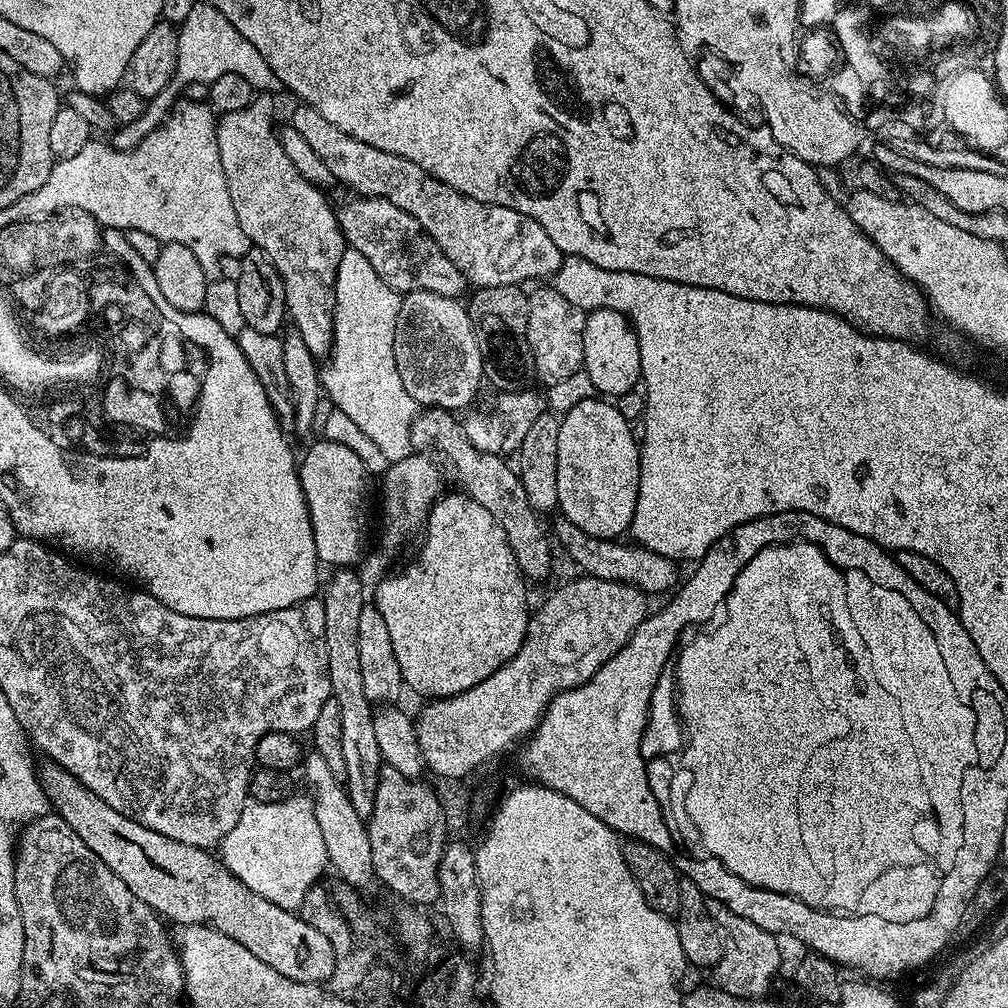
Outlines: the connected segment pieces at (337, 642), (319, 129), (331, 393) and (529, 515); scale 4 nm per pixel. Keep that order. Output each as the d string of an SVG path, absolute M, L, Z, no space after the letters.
M351 567L333 571L328 589L322 592L326 610L326 662L330 674L331 699L338 702L338 715L342 717L342 754L346 761L346 774L342 778L350 802L358 814L367 817L374 810L374 794L378 790L380 770L385 767L378 741L374 735L374 705L362 690L362 665L358 655L358 622L366 603L364 584Z
M300 106L300 109L290 116L290 122L294 130L298 130L298 134L302 134L302 138L306 138L306 143L317 152L318 158L326 162L330 174L334 174L334 178L341 185L345 184L348 190L361 196L377 196L386 202L394 202L398 210L406 210L406 214L413 216L426 230L426 234L430 234L430 238L438 242L442 254L446 254L446 258L450 258L450 262L454 262L454 266L462 270L464 279L469 285L476 288L489 288L511 284L520 286L525 283L523 280L540 282L543 281L540 280L543 276L545 278L555 276L562 266L564 253L558 250L558 246L554 246L550 234L546 234L546 230L542 230L542 226L538 226L534 218L513 208L478 202L478 198L470 198L446 186L446 182L438 182L438 178L426 174L422 166L414 166L414 162L406 158L398 158L398 154L386 154L386 150L378 150L378 146L370 146L338 130L334 122L326 122L326 118L322 118L322 114L318 114L318 110L313 108Z
M345 247L342 254L342 262L338 262L338 278L336 279L336 309L332 317L334 318L334 338L332 339L332 350L327 357L326 363L320 369L320 382L323 391L332 399L330 402L332 408L342 410L342 414L346 414L357 426L361 427L363 432L373 440L379 448L404 448L404 416L417 416L418 406L414 402L414 398L410 398L410 394L406 394L406 386L402 386L402 378L398 378L398 366L394 362L394 326L398 322L398 310L400 309L401 293L395 292L390 286L386 286L386 282L382 282L382 278L378 278L378 270L374 270L374 266L370 266L370 262L366 262L363 254L358 254L358 250Z
M472 442L468 444L468 452L464 456L444 456L440 464L441 471L480 506L485 507L494 520L498 522L506 534L506 540L514 553L515 561L518 562L519 570L525 579L529 581L540 580L546 577L552 566L551 539L547 531L542 528L541 517L535 513L526 499L526 490L517 471L512 469L503 461L501 455L490 454L479 451Z

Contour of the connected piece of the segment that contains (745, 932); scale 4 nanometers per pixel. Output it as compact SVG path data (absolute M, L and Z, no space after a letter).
M708 900L708 913L716 919L720 935L724 937L724 953L714 969L715 987L726 994L740 996L743 1000L767 997L780 972L781 941L762 930L762 926L754 926L754 922L738 918L738 914L734 914L734 910L726 910L722 902Z

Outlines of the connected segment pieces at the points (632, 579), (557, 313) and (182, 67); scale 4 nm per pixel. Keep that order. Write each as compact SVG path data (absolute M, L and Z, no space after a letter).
M556 518L552 528L550 526L550 532L555 543L557 545L560 543L564 547L565 554L580 567L579 571L583 575L602 578L606 582L629 584L652 598L655 598L659 592L670 591L676 584L677 561L666 558L657 552L652 552L648 548L641 548L632 542L620 544L624 542L594 538L590 534L578 530L578 526L574 526L574 522L563 518Z
M536 286L528 297L528 341L534 354L534 370L537 381L544 384L564 384L584 366L582 354L582 330L585 313L572 305L558 290L551 286Z
M207 2L196 4L184 16L184 21L178 24L178 66L176 67L177 77L188 84L212 85L222 74L238 74L250 82L253 90L260 94L275 93L275 88L281 87L280 79L266 66L266 58L226 22L214 6Z

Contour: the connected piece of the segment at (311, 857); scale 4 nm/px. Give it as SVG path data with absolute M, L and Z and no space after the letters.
M293 798L282 802L245 804L238 826L226 834L222 845L222 863L254 894L262 894L266 902L289 910L301 907L306 894L317 883L324 868L329 867L326 844L319 829L312 801Z

